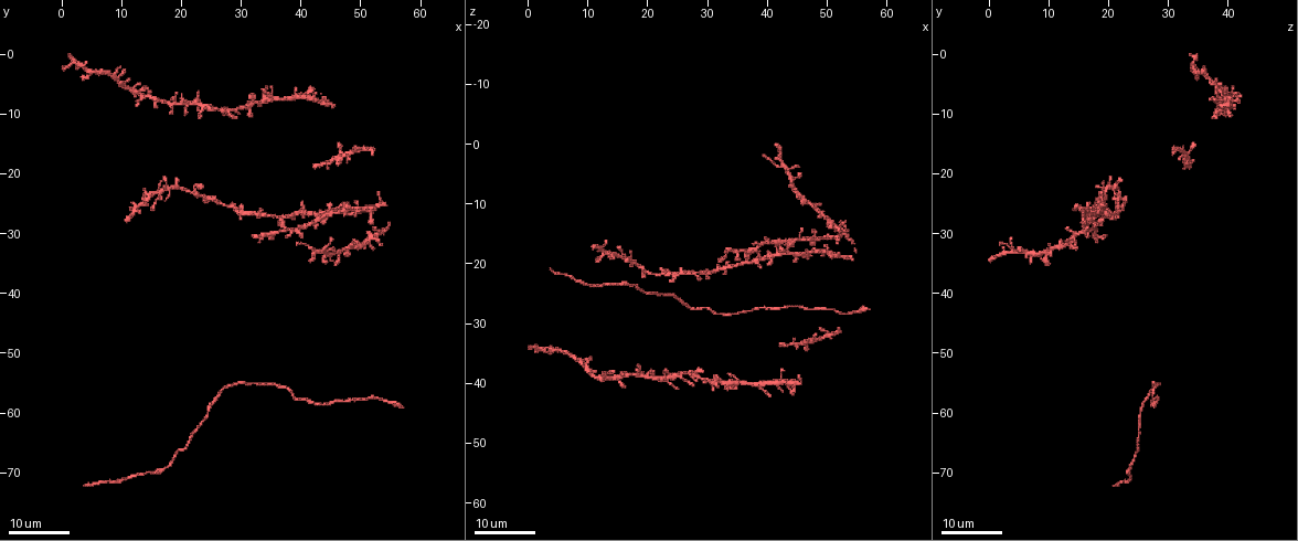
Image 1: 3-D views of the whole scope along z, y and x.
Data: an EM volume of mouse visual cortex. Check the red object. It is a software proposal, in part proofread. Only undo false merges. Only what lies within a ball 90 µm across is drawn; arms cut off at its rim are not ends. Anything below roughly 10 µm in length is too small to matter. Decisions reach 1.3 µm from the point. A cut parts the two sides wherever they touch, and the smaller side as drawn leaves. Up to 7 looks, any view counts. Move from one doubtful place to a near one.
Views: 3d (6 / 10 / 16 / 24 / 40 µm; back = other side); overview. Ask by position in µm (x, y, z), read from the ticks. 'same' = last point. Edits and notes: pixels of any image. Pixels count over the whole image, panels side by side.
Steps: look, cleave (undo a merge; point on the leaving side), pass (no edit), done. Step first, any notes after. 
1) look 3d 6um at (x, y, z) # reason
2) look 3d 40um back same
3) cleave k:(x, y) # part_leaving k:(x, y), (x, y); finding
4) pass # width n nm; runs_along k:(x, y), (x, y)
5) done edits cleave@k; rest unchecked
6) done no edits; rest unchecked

look 3d 24um at (43.5, 27.0, 16.0) # two arms in line, one across

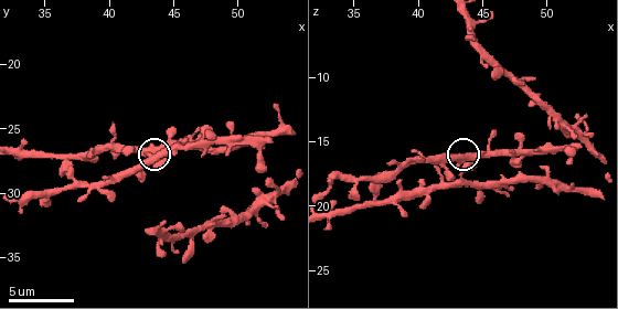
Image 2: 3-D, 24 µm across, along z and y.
look 3d 10um at (43.6, 27.4, 16.2)

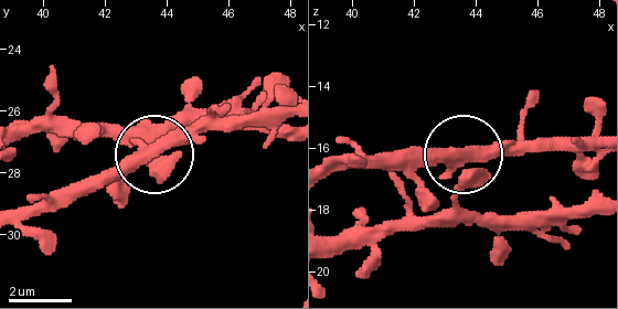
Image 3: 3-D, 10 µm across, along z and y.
pass # arms 3; continuous, no second neuron

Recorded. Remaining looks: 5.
look 3d 16um at (35.0, 55.0, 28.0) # thick turns thin

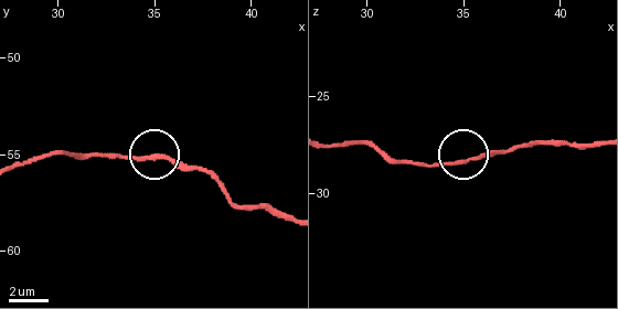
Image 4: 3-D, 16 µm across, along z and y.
look 3d 6um at (35.0, 55.0, 28.4) # zoom in

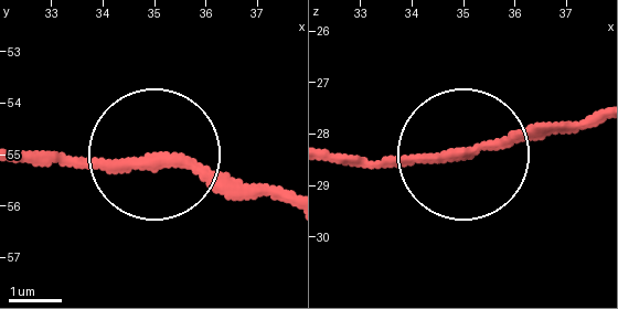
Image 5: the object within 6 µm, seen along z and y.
pass # all the same neuron

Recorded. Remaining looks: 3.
look 3d 16um at (28.0, 9.5, 38.5) # four-way junction

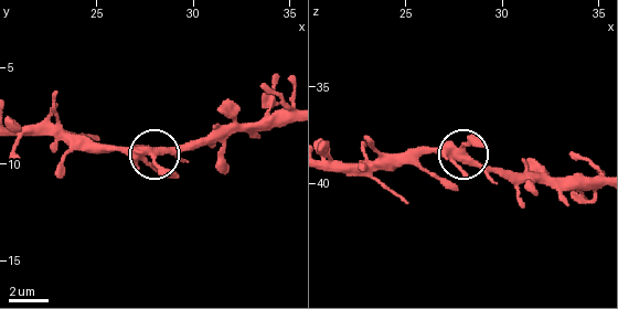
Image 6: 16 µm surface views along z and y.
look 3d 10um at (28.3, 9.4, 38.8)

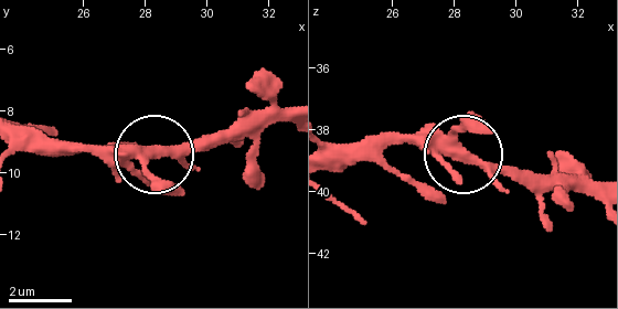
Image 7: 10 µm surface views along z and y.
pass # all the same neuron

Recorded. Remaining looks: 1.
done no edits; rest unchecked

